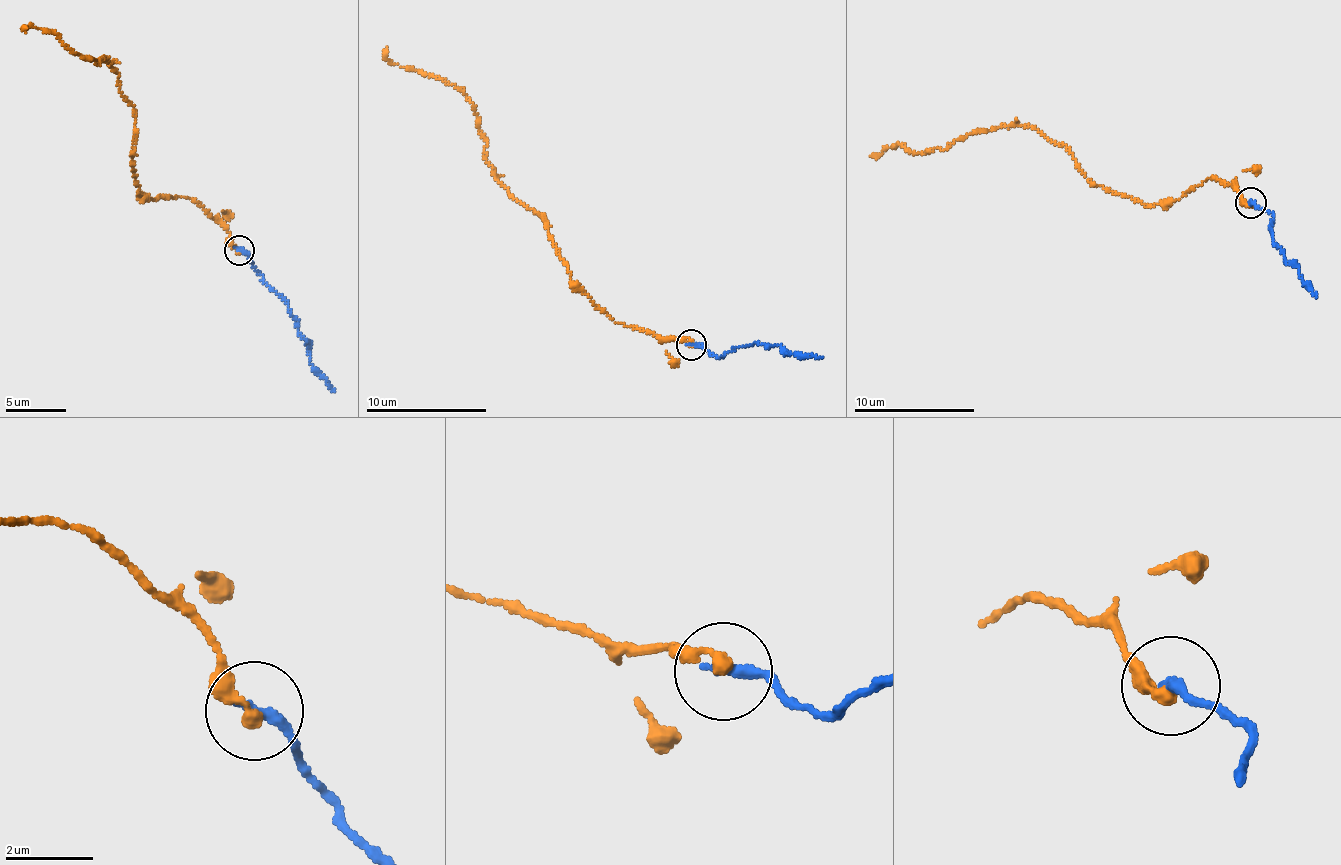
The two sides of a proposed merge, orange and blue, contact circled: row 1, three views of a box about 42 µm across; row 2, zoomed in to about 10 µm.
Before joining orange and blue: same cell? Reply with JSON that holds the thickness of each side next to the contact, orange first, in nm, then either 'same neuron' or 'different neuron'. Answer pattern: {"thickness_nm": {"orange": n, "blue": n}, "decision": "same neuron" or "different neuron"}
{"thickness_nm": {"orange": 280, "blue": 280}, "decision": "same neuron"}

